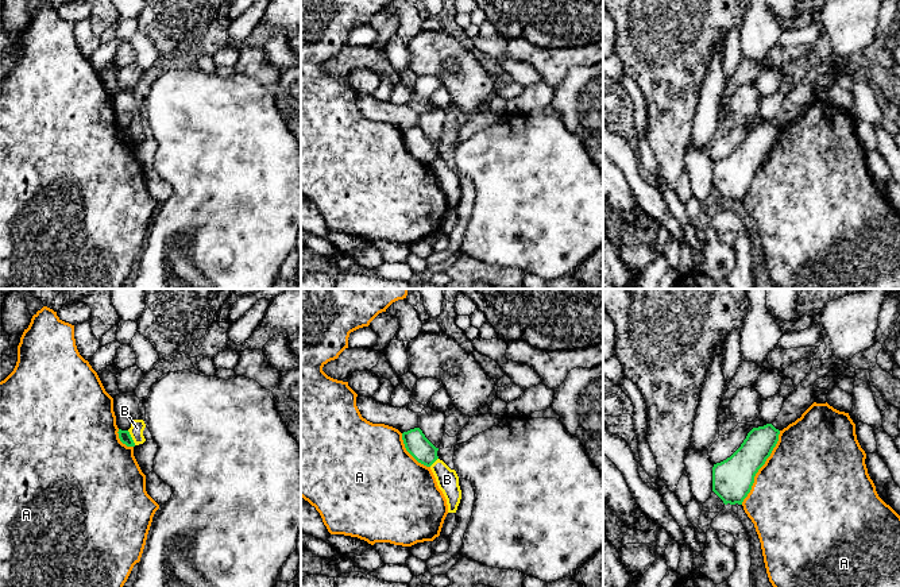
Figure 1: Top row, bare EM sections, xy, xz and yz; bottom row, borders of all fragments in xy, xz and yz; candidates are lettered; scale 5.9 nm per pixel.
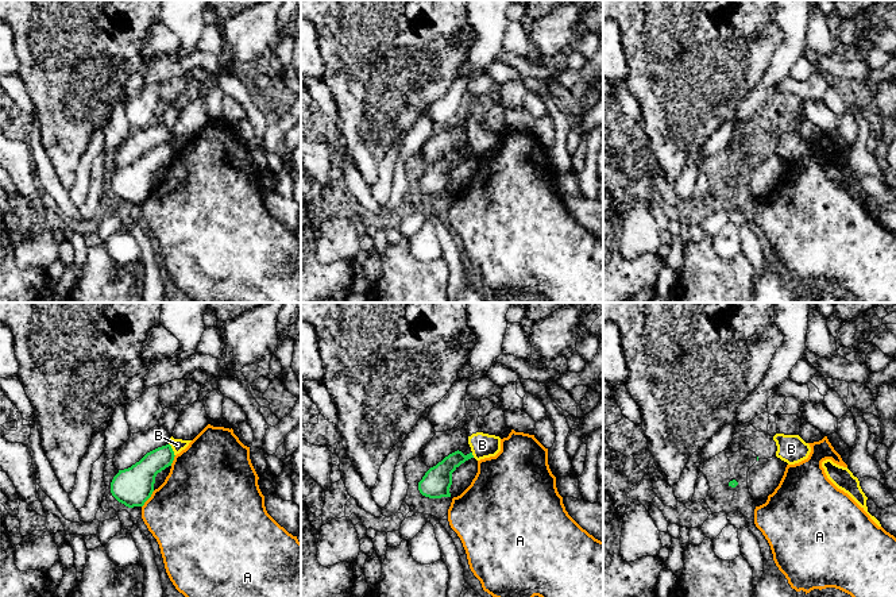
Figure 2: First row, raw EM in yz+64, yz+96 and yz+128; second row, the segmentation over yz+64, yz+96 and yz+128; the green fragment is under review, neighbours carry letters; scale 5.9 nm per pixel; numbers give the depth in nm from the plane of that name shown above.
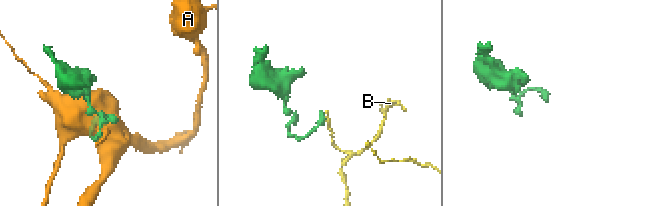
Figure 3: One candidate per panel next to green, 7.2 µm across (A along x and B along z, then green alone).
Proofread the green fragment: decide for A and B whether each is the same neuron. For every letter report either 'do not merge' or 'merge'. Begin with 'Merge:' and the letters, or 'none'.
Merge: none
A: do not merge
B: do not merge

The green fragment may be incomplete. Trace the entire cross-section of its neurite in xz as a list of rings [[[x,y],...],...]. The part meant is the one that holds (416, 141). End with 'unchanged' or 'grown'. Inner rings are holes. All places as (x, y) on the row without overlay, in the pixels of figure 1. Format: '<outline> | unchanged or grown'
[[[420,125],[402,131],[406,148],[421,162],[430,165],[437,157],[436,146],[422,131]]] | unchanged

